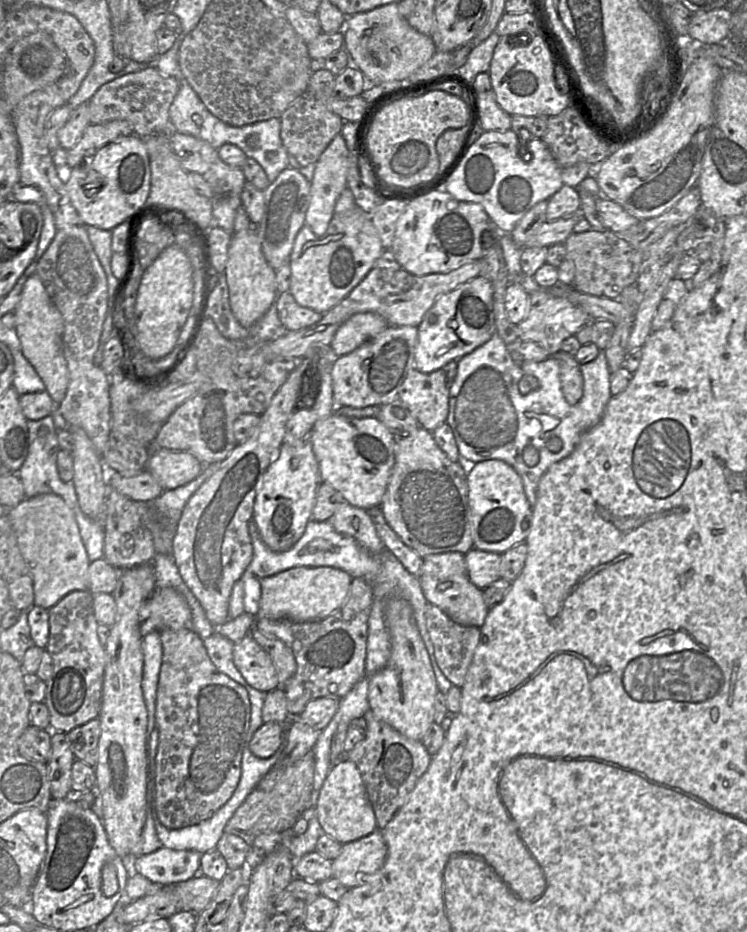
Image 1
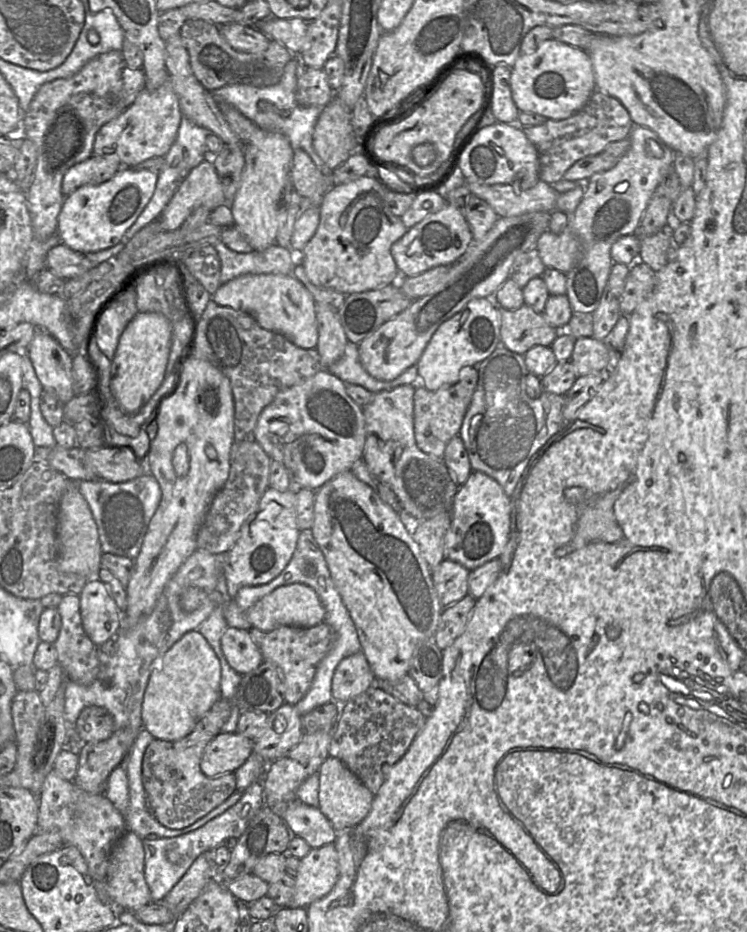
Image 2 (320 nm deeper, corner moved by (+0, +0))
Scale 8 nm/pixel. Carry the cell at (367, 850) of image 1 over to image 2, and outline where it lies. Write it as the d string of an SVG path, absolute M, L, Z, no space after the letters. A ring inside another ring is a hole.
M334 843L310 852L300 860L295 876L295 891L288 908L307 908L326 896L339 878L338 853Z

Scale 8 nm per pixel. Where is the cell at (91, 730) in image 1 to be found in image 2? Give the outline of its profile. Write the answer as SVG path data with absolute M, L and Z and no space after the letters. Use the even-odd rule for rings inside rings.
M88 706L79 714L74 729L83 743L96 743L112 735L114 720L107 709Z

